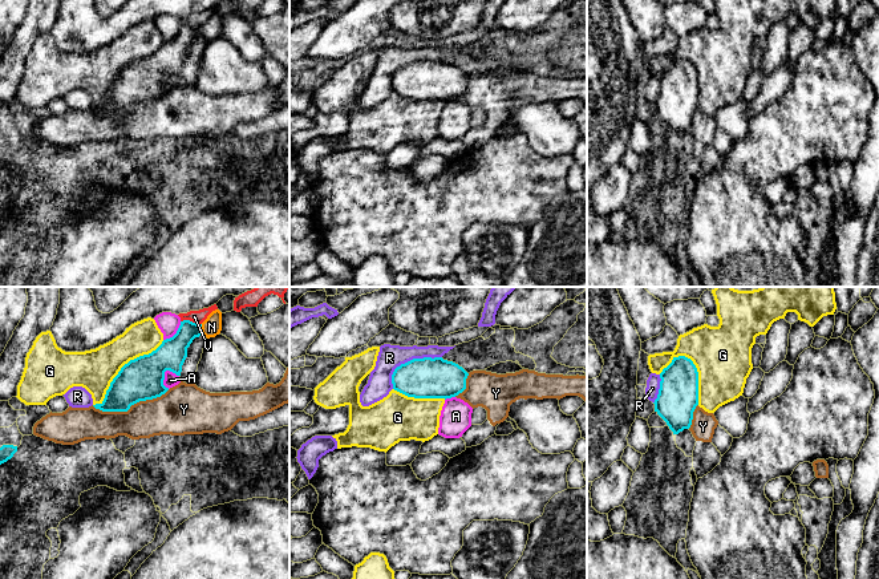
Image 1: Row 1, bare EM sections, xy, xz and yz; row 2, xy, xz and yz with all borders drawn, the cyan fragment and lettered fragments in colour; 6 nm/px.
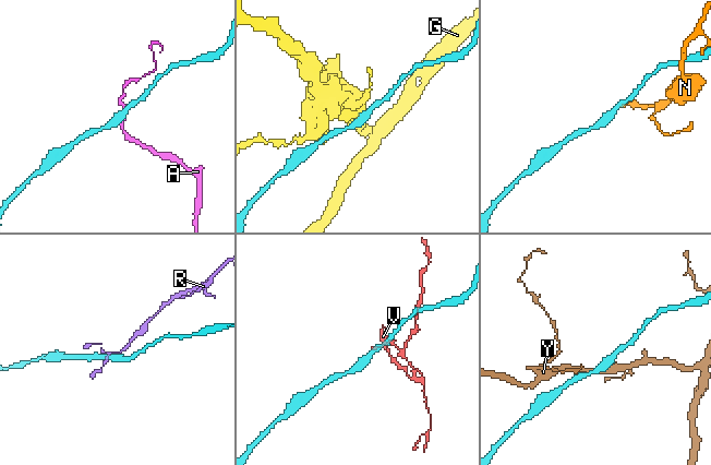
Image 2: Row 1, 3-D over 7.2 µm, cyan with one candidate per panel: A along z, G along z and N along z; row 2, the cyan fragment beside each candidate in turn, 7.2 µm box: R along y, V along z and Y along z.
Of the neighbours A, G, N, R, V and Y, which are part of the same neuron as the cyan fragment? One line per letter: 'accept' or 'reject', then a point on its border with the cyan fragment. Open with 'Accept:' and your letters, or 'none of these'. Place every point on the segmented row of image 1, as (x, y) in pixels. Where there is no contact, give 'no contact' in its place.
Accept: none of these
A: reject | xy (163, 379)
G: reject | xy (121, 368)
N: reject | xy (201, 330)
R: reject | xz (408, 361)
V: reject | xy (191, 322)
Y: reject | xy (130, 405)

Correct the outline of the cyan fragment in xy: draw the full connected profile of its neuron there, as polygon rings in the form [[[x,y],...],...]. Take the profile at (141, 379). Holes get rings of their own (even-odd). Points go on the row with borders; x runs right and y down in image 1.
[[[181,321],[177,333],[163,340],[155,351],[125,364],[110,382],[104,401],[93,406],[102,412],[127,412],[139,401],[161,397],[169,390],[163,385],[165,372],[181,376],[187,348],[202,335],[202,324]]]

